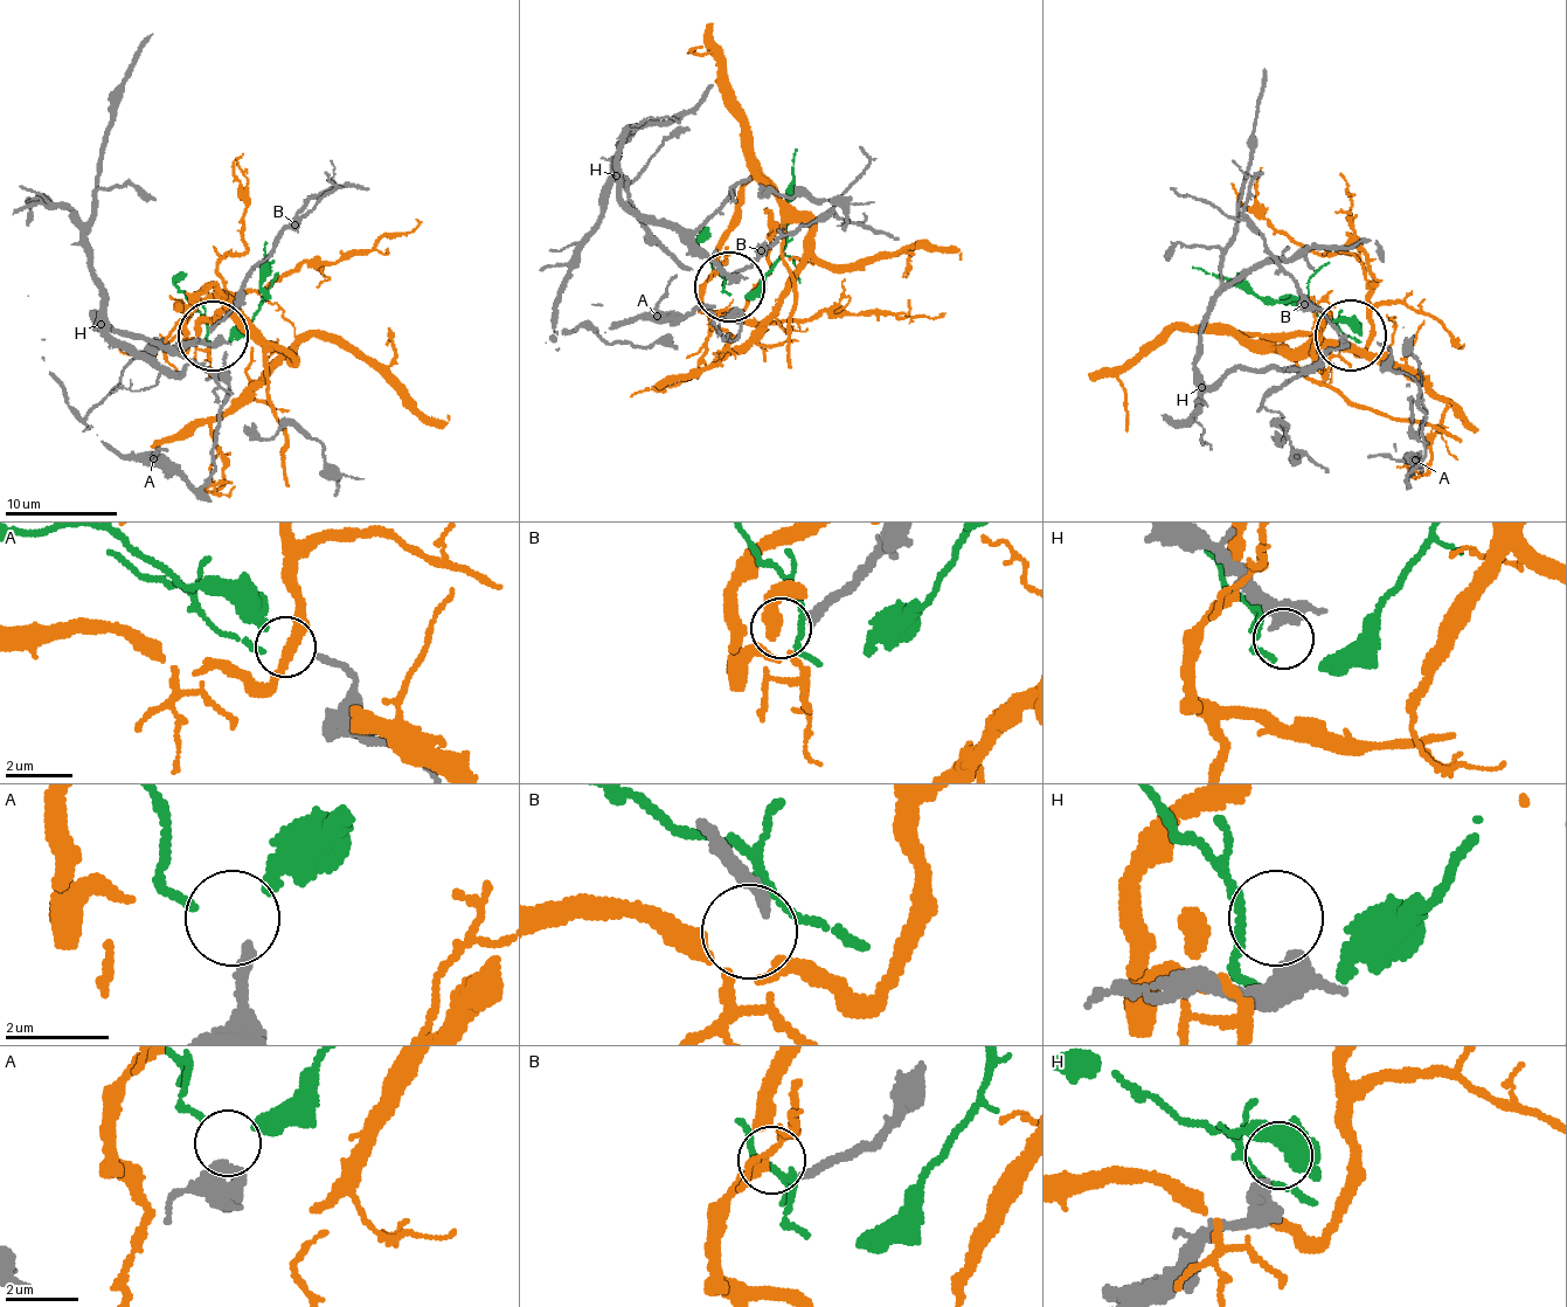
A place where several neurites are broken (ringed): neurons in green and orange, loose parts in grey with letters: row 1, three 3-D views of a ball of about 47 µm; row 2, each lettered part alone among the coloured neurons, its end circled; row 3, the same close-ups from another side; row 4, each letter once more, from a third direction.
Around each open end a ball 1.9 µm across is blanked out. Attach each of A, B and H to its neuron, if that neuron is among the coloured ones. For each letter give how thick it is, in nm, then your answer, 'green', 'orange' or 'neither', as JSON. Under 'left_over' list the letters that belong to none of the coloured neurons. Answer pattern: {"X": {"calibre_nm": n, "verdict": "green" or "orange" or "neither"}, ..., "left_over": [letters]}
{"A": {"calibre_nm": 200, "verdict": "green"}, "B": {"calibre_nm": 280, "verdict": "orange"}, "H": {"calibre_nm": 400, "verdict": "neither"}, "left_over": ["H"]}

